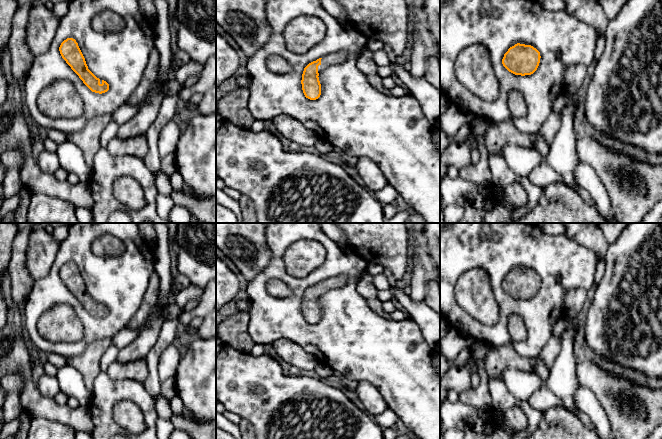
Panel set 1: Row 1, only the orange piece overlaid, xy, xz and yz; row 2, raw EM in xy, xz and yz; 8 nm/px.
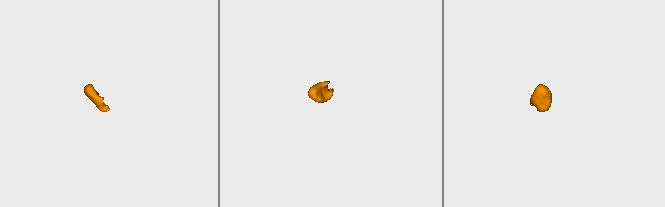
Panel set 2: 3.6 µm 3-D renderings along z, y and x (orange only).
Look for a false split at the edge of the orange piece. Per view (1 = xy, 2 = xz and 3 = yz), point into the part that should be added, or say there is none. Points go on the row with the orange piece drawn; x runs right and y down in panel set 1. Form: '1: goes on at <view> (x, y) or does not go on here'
1: does not go on here
2: goes on at xz (332, 60)
3: does not go on here

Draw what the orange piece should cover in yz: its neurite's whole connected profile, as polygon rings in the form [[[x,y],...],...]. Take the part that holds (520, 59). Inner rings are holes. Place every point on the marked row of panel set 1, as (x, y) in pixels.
[[[517,43],[504,54],[502,64],[509,72],[525,76],[537,70],[540,58],[540,52],[533,46]]]

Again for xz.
[[[345,52],[331,54],[309,63],[304,68],[301,84],[303,93],[306,98],[310,100],[316,100],[321,95],[318,66],[321,65],[323,68],[335,67],[336,65],[345,61],[346,55],[347,54]]]

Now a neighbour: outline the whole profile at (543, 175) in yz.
[[[546,162],[534,168],[527,178],[533,185],[539,187],[546,187],[553,183],[564,184],[561,176]]]

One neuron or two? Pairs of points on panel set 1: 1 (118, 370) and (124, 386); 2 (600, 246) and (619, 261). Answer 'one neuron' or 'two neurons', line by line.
1: two neurons
2: two neurons

